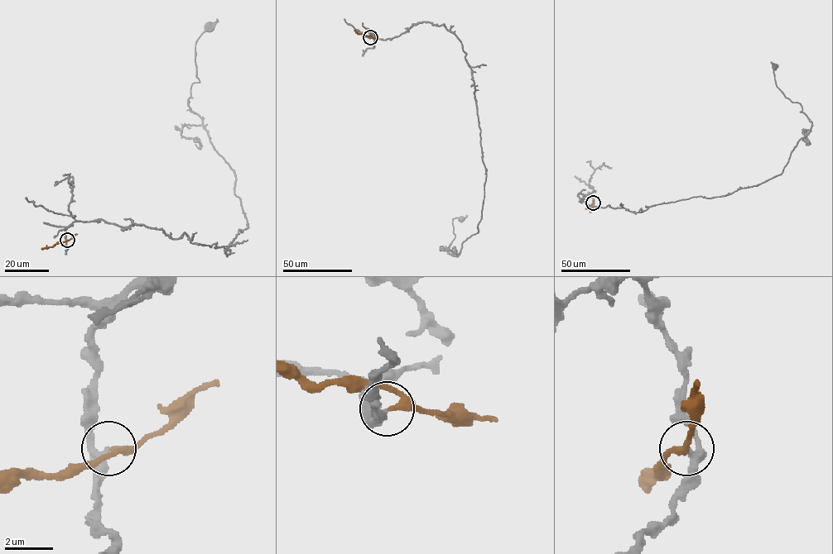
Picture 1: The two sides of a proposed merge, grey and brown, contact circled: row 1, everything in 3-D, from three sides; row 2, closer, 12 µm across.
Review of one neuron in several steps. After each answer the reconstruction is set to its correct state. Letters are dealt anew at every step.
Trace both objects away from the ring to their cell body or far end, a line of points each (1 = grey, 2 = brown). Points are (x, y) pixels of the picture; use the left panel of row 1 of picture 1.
1: (67, 240), (73, 222), (103, 219), (228, 254), (248, 226), (233, 170), (190, 107), (207, 27)
2: (67, 240), (41, 248)

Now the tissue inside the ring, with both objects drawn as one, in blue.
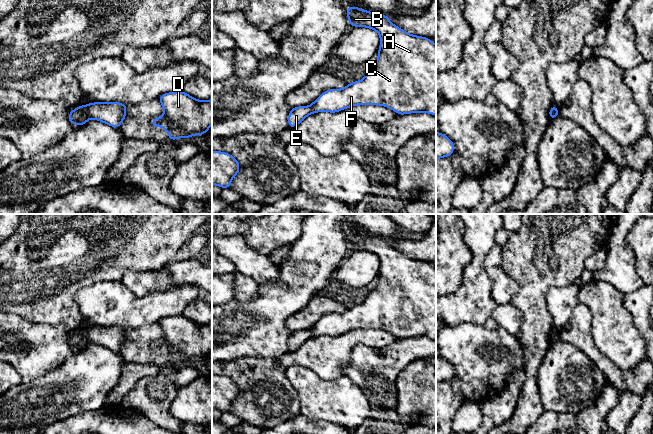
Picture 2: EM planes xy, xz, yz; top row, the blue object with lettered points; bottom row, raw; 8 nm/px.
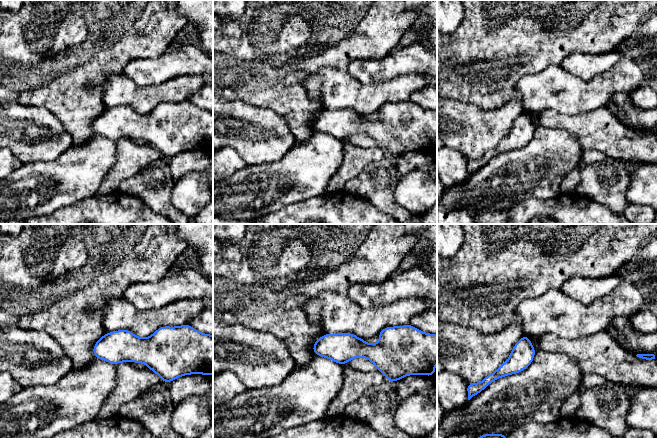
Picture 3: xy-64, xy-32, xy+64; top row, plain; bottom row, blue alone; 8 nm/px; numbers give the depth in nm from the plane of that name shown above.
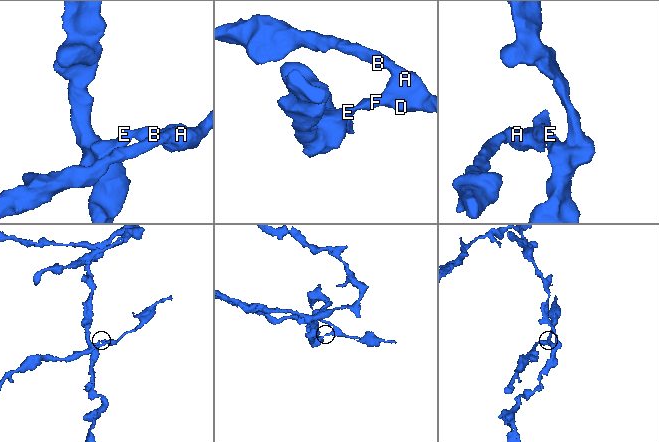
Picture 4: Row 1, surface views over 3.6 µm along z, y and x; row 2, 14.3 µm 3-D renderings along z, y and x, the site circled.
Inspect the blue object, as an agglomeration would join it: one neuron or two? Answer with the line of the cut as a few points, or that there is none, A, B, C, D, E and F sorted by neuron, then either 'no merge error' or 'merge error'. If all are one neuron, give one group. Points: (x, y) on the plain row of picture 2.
cut xy (86, 329), (88, 342); groups A B C D F / E; merge error

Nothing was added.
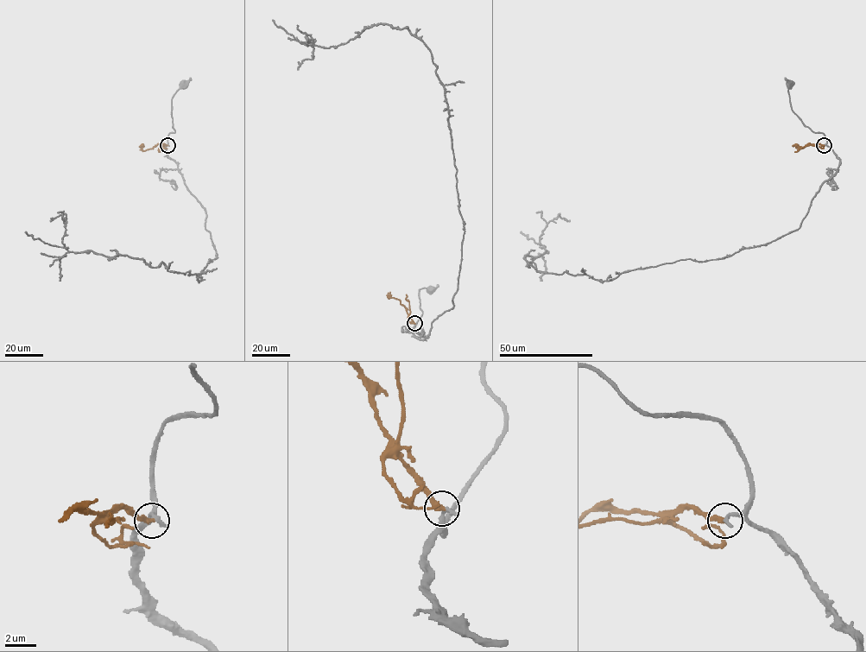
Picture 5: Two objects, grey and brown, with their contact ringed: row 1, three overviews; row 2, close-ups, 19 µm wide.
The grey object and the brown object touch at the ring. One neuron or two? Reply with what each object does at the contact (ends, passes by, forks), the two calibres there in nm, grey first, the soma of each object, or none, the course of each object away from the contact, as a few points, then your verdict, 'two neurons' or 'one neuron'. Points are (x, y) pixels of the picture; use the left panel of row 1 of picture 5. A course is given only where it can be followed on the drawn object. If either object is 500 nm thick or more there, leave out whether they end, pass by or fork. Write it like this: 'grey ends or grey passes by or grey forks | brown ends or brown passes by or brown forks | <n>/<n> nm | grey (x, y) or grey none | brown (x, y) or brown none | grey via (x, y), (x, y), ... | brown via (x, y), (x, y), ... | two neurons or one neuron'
grey ends | brown ends | 360/360 nm | grey (182, 85) | brown none | grey via (167, 145), (169, 133), (174, 132), (172, 97), (182, 85) | brown via (167, 145), (157, 144), (145, 150), (142, 144), (141, 147) | two neurons

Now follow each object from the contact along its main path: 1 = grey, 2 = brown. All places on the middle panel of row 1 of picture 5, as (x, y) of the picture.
1: (414, 324), (415, 326), (422, 313), (419, 289), (429, 290)
2: (414, 323), (400, 301), (388, 298), (388, 293)

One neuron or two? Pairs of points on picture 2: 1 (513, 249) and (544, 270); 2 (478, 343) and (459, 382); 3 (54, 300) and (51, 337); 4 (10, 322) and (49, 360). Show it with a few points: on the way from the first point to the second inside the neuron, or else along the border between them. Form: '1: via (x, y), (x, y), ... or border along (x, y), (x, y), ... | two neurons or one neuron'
1: via (521, 255), (527, 257), (532, 262), (536, 262) | one neuron
2: via (478, 353), (478, 363), (469, 372) | one neuron
3: border along (29, 320), (61, 325), (67, 339) | two neurons
4: via (20, 329), (36, 344), (39, 350) | one neuron

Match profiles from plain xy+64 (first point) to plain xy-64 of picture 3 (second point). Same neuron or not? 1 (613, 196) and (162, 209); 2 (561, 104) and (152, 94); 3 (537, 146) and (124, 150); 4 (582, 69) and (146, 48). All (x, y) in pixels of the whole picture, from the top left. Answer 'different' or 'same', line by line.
1: same
2: same
3: different
4: different

